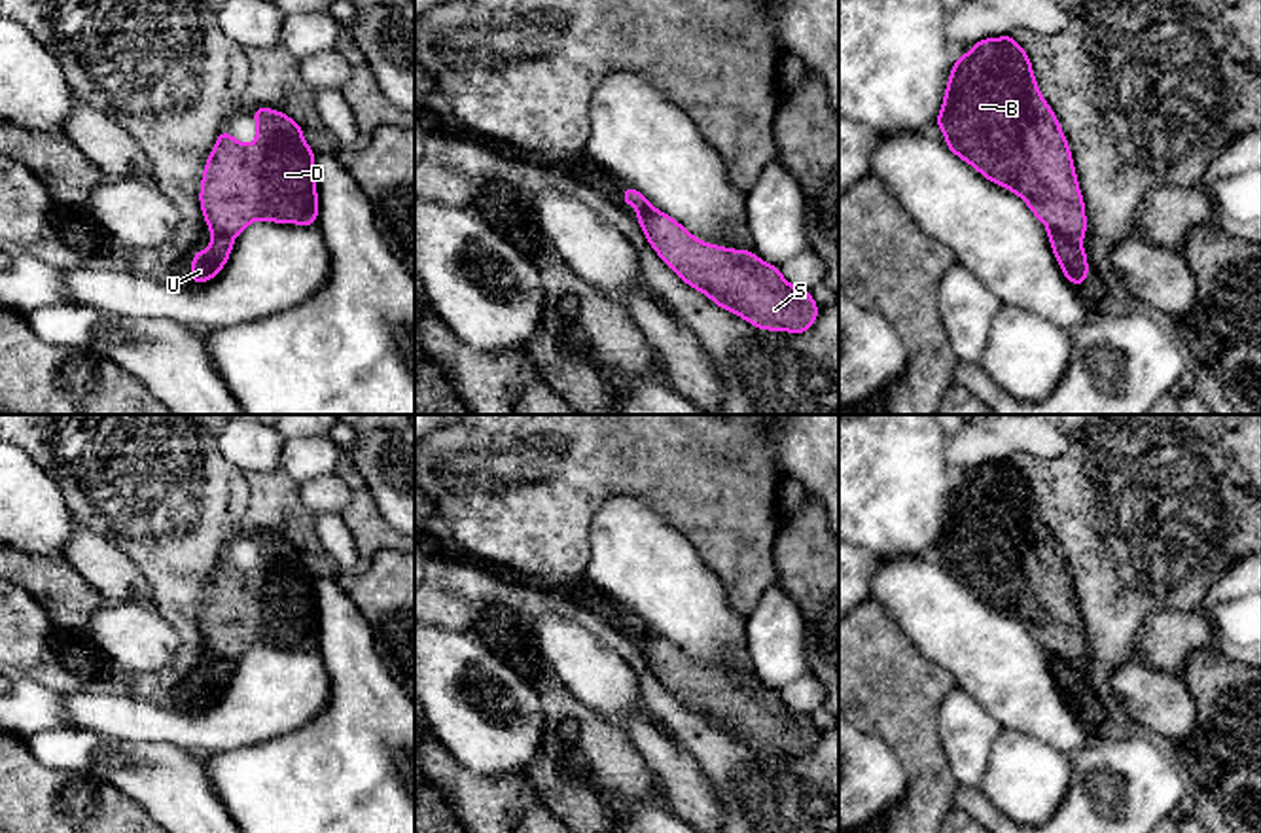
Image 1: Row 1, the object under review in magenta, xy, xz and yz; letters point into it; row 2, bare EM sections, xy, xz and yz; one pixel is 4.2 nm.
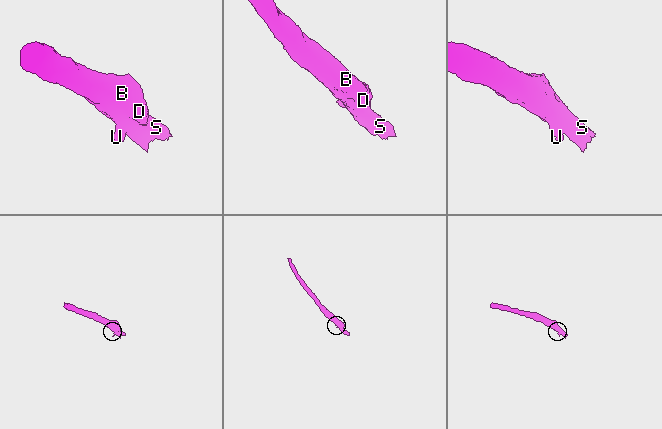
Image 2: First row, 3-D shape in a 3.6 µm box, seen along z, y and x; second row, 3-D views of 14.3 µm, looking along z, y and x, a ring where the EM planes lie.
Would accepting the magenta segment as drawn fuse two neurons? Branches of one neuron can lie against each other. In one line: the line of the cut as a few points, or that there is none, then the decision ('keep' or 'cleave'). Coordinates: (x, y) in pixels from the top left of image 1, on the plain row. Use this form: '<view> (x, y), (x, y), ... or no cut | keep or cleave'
yz (1047, 650), (1080, 667) | cleave

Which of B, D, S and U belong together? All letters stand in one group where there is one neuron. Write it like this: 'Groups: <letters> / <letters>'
Groups: B D S / U

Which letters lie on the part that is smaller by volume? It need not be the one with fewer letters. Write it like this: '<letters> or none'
U

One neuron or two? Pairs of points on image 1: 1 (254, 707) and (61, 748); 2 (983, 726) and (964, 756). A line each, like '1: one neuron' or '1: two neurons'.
1: two neurons
2: one neuron

